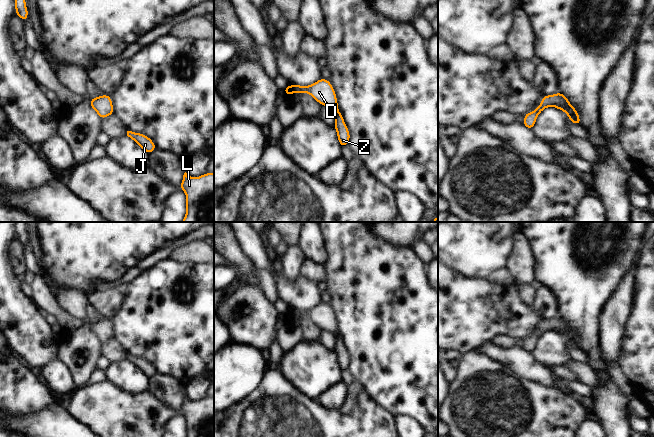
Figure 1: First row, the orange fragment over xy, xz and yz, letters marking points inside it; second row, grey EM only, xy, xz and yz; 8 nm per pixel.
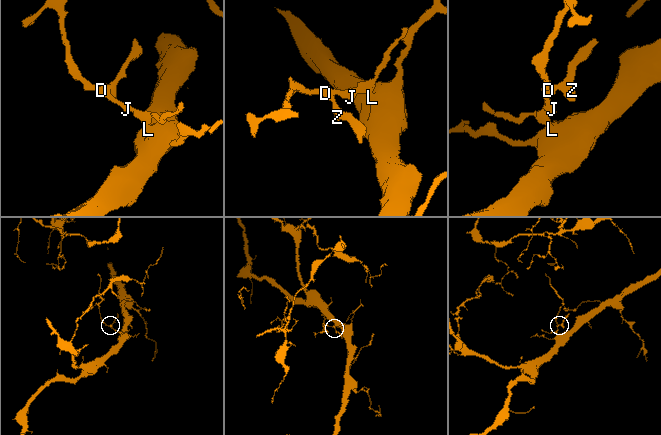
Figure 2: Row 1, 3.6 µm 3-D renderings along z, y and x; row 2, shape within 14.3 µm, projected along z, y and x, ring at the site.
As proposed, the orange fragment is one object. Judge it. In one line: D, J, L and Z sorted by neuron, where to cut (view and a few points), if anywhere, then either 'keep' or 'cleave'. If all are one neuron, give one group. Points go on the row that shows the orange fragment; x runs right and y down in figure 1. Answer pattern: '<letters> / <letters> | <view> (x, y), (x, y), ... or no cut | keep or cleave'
D J L Z | no cut | keep

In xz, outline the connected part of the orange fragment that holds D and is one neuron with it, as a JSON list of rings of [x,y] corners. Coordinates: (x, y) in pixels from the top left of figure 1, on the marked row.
[[[320,78],[314,84],[307,86],[287,85],[284,89],[284,94],[291,95],[293,93],[308,93],[319,104],[332,109],[335,116],[334,128],[336,129],[338,142],[342,147],[348,146],[350,141],[350,132],[344,122],[342,114],[338,109],[336,93],[329,80]]]

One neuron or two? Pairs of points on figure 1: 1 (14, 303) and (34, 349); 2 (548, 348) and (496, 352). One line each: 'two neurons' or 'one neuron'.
1: one neuron
2: two neurons

